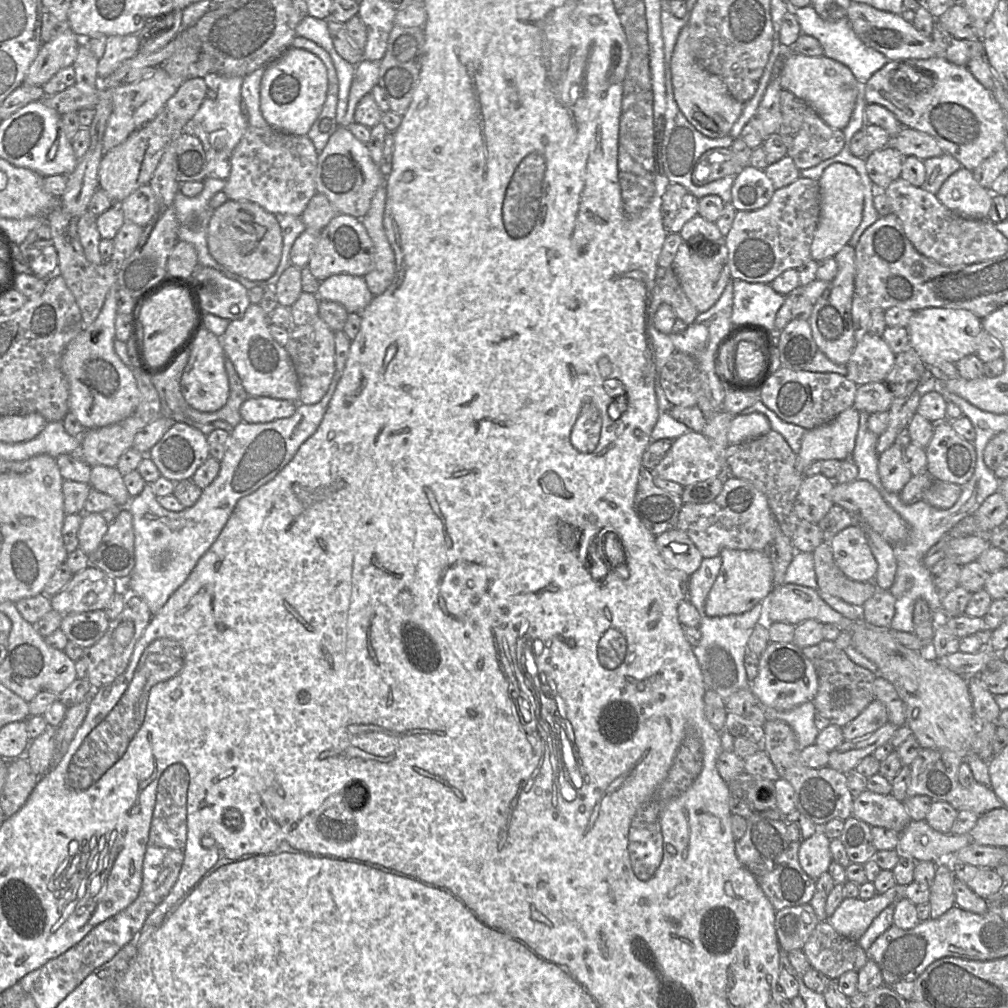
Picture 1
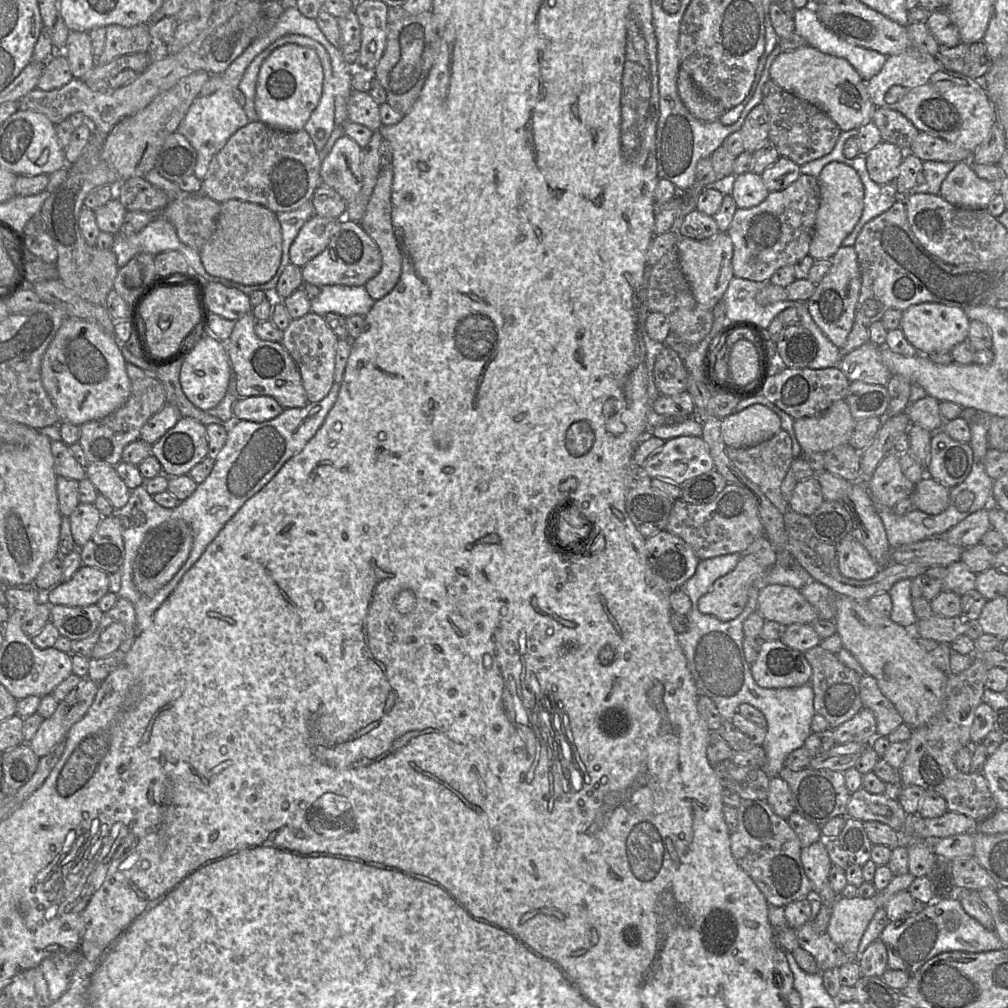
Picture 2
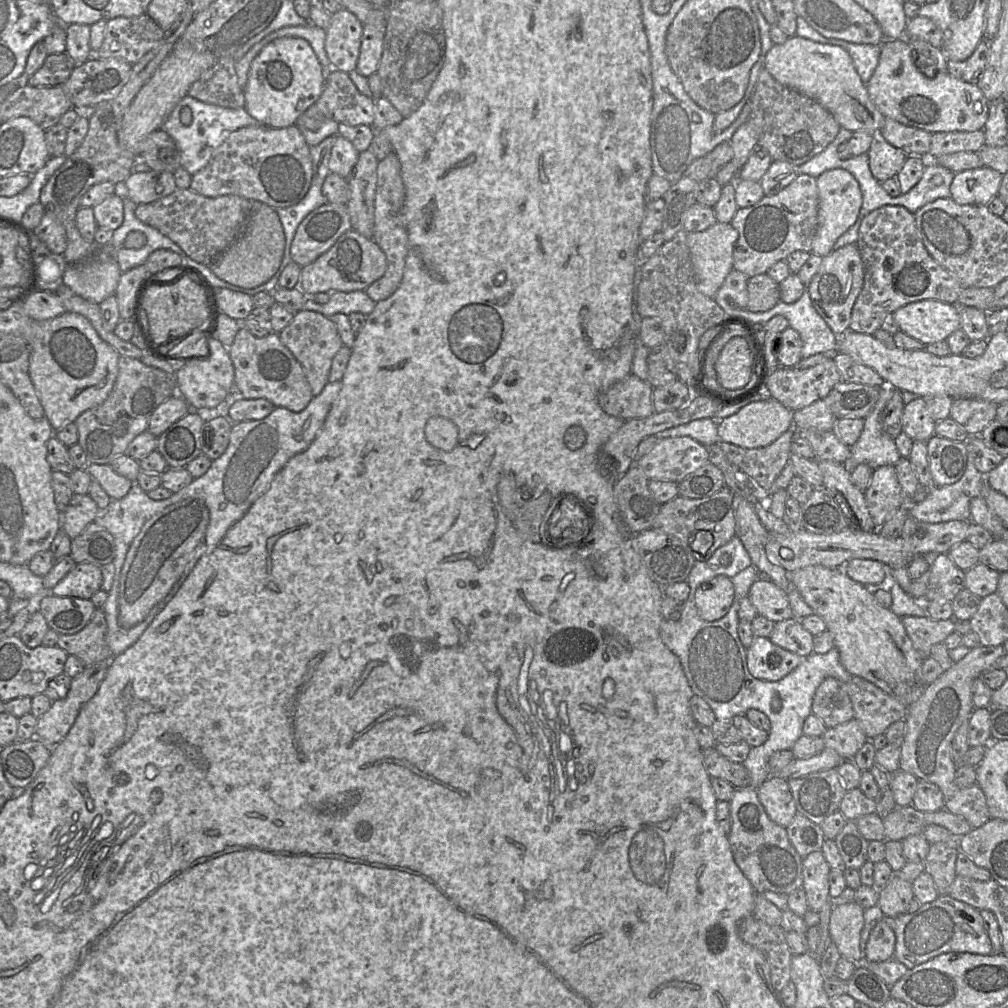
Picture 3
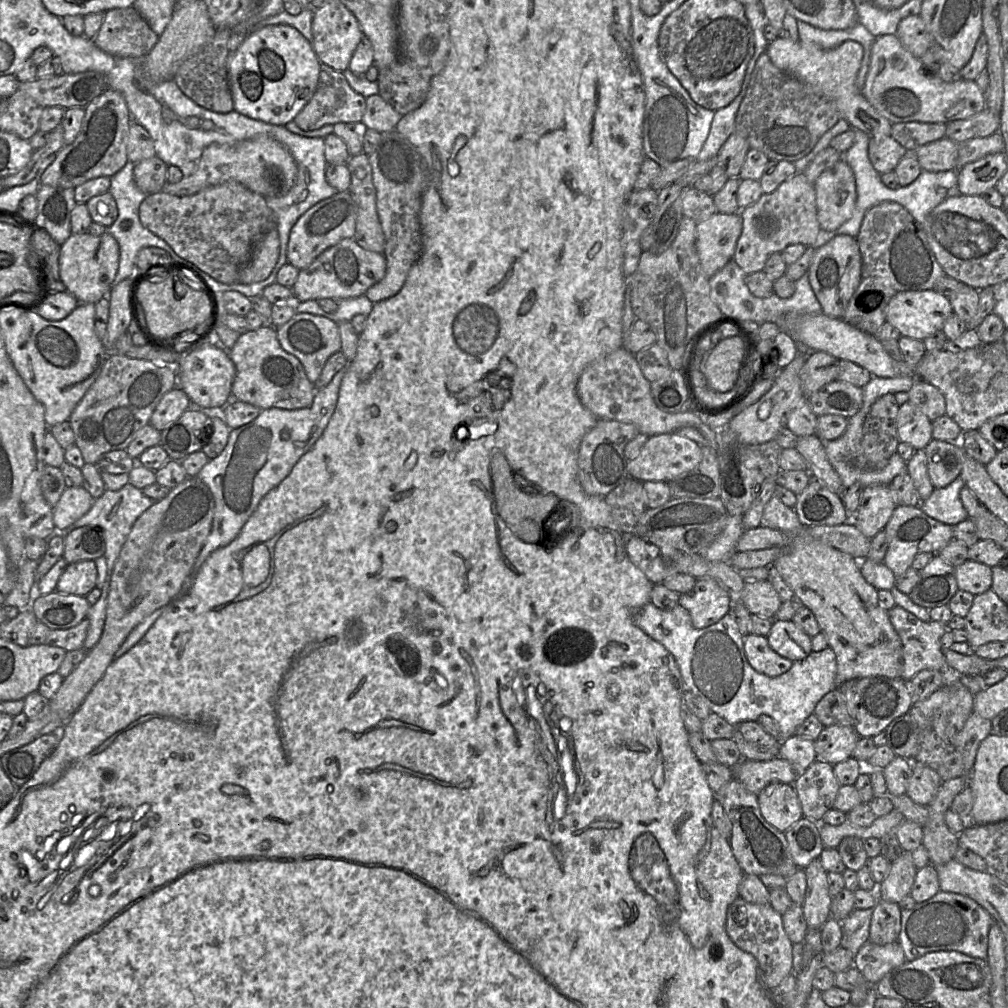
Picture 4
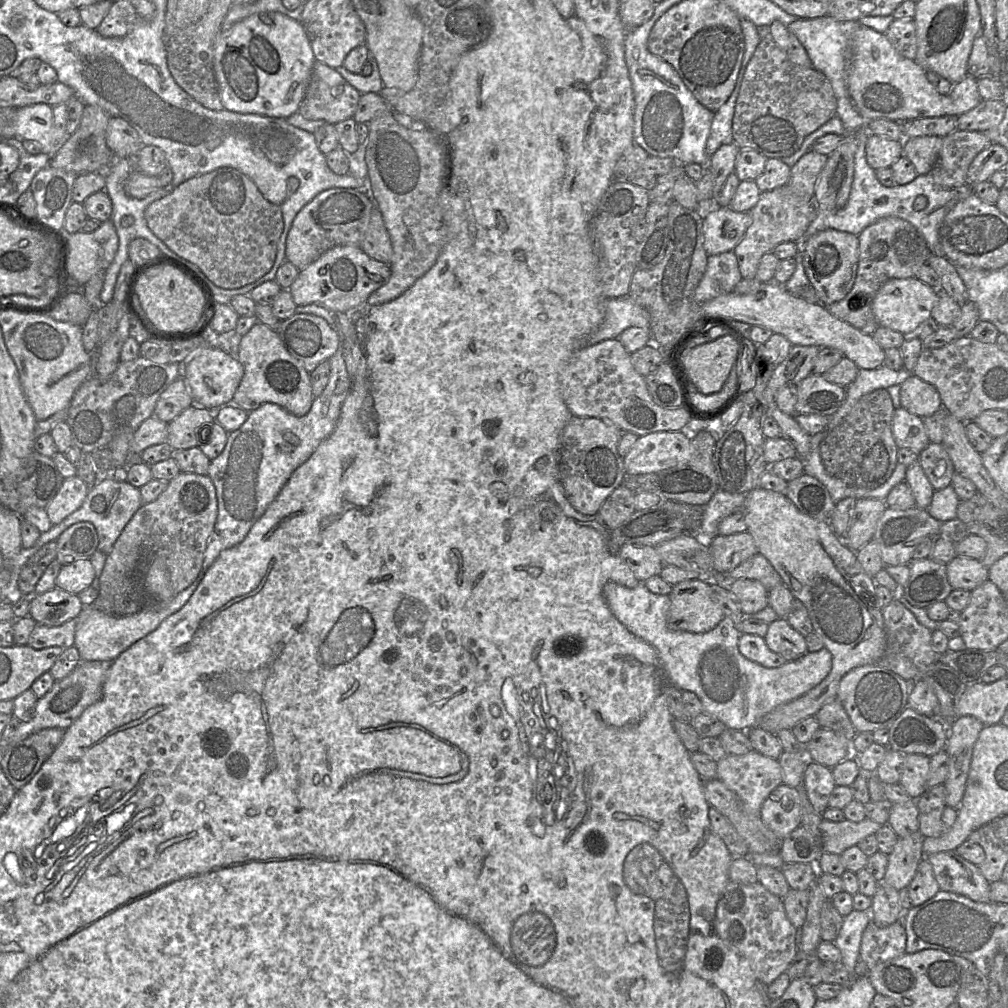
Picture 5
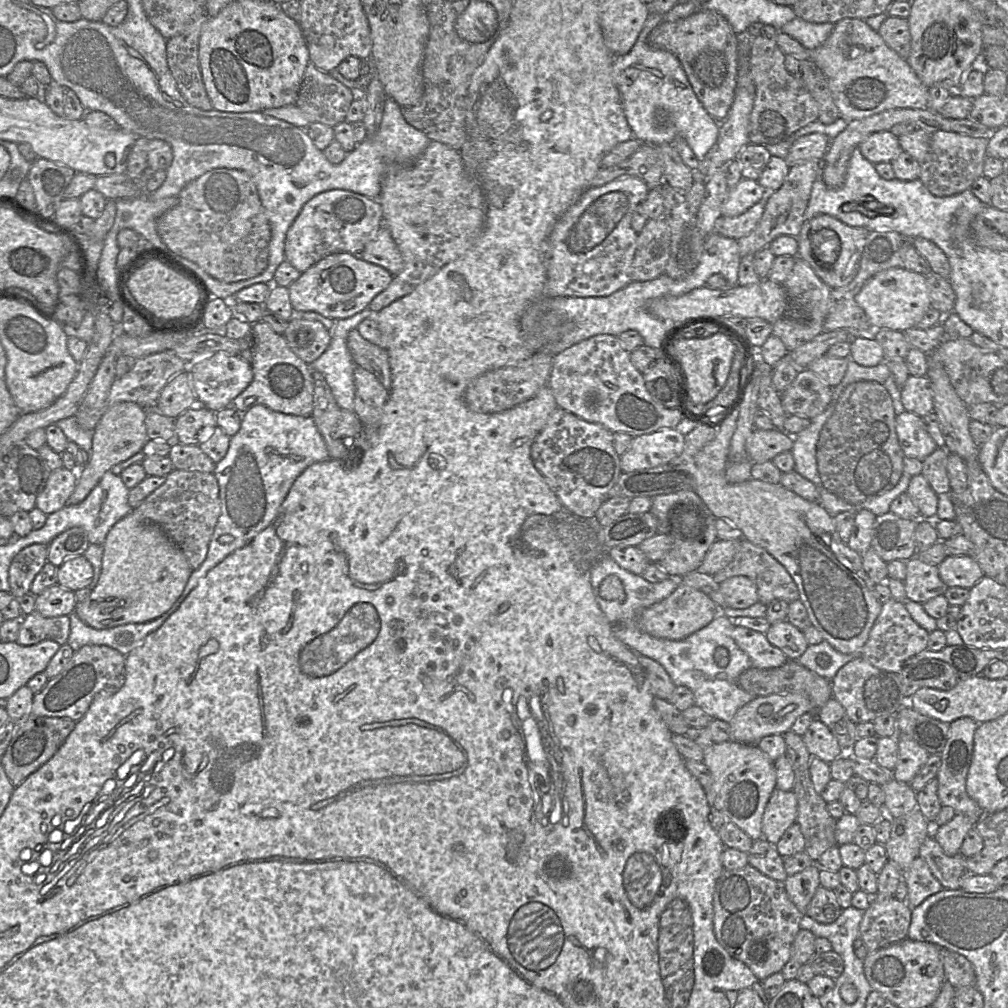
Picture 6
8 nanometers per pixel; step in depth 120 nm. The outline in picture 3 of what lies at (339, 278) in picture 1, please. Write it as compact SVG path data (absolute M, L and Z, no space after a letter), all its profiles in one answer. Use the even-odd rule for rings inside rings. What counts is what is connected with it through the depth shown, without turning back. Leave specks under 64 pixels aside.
M365 290L334 291L330 292L329 301L325 304L318 304L307 297L303 309L320 312L327 317L337 313L346 315L363 313L367 316L374 310L375 304L376 302L368 296Z

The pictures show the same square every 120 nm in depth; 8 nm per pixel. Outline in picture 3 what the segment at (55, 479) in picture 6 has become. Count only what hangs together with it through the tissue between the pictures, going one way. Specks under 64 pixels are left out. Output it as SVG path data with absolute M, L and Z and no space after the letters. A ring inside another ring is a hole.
M74 493L61 514L61 528L72 540L93 522L99 513L100 509L88 494Z

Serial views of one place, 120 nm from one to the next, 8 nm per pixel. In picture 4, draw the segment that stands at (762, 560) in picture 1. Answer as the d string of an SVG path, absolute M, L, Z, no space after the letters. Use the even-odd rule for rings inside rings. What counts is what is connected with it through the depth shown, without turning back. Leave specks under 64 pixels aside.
M702 577L691 591L680 594L679 605L689 612L693 626L702 629L724 617L730 611L731 600L715 579Z

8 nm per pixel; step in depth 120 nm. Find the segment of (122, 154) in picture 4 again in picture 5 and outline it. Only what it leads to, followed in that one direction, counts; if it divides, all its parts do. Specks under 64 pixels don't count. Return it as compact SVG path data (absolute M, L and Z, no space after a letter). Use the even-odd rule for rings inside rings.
M85 105L82 119L76 131L51 157L49 166L72 172L76 175L89 172L105 172L115 156L106 142L106 129L110 116L97 105Z

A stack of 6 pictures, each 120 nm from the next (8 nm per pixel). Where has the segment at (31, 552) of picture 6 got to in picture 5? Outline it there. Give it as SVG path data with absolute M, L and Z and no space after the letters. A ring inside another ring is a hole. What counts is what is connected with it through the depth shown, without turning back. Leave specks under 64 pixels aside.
M50 541L42 546L22 568L18 586L24 595L33 595L36 584L45 572L46 568L56 559L57 542Z

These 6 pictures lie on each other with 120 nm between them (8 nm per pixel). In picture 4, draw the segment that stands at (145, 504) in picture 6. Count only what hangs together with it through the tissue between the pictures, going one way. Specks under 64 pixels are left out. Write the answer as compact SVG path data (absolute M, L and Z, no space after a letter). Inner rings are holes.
M187 477L183 482L178 484L176 487L172 488L169 493L162 499L157 500L151 507L144 511L134 522L130 533L128 534L124 544L121 547L120 553L114 563L114 567L111 574L110 585L107 594L106 601L106 619L104 624L104 629L99 641L90 650L86 651L84 659L79 663L79 665L63 680L62 685L55 694L55 696L48 701L49 707L53 712L55 712L63 723L66 723L80 707L84 699L91 692L94 686L100 681L100 679L105 674L109 665L113 662L114 654L118 648L122 645L128 634L140 624L147 616L152 614L155 610L168 605L171 603L178 595L184 579L190 574L192 567L196 561L196 558L201 551L202 546L211 530L212 520L214 516L215 502L213 495L209 487L202 482L198 477Z

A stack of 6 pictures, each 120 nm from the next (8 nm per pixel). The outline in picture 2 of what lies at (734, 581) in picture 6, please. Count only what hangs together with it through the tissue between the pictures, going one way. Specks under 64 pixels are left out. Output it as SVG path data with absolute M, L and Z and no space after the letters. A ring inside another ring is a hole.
M762 584L757 611L765 621L775 621L785 626L795 623L811 624L818 618L816 610L800 590L781 584Z

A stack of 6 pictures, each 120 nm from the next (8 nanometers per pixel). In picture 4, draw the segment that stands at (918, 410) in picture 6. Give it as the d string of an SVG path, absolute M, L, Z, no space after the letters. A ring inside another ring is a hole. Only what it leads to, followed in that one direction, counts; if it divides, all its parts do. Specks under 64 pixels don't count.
M915 379L907 393L909 401L916 405L931 422L946 414L944 395L930 383Z

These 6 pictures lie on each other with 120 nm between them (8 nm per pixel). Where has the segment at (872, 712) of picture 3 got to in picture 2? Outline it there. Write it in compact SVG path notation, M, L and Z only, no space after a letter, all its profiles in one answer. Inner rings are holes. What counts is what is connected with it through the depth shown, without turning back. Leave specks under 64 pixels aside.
M869 674L861 676L860 698L863 707L870 709L875 716L877 736L887 736L904 723L894 704L882 694L876 679Z

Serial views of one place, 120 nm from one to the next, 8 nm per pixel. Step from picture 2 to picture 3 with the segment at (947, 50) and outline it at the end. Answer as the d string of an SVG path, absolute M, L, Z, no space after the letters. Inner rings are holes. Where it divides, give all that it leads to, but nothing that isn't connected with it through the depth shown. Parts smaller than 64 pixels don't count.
M985 37L979 42L970 57L963 61L948 59L947 72L963 81L977 84L986 67L990 43Z

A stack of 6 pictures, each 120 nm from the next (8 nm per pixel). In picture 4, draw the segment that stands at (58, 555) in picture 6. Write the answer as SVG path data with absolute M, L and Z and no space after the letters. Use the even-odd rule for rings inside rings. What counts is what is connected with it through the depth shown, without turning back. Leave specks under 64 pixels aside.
M81 526L64 537L63 558L68 564L104 556L105 540L98 527Z

